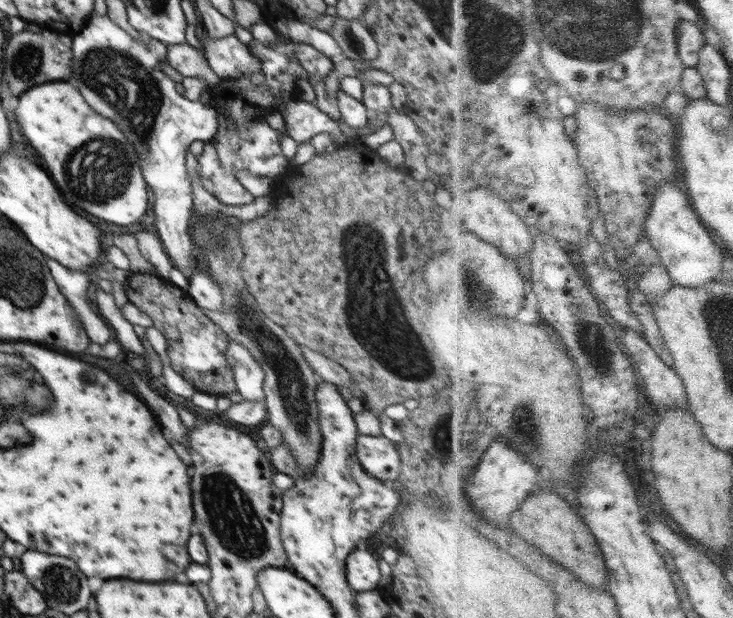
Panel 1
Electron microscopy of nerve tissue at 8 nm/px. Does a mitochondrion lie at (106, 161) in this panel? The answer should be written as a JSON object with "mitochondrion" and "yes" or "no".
{"mitochondrion":"yes"}

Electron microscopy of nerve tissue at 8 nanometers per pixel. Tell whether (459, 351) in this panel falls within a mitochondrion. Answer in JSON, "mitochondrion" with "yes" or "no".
{"mitochondrion":"no"}

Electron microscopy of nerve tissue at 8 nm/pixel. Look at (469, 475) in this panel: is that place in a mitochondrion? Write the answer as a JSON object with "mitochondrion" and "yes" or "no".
{"mitochondrion":"no"}

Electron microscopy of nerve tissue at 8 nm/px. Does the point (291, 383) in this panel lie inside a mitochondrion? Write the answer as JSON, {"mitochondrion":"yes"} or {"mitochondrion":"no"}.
{"mitochondrion":"yes"}

